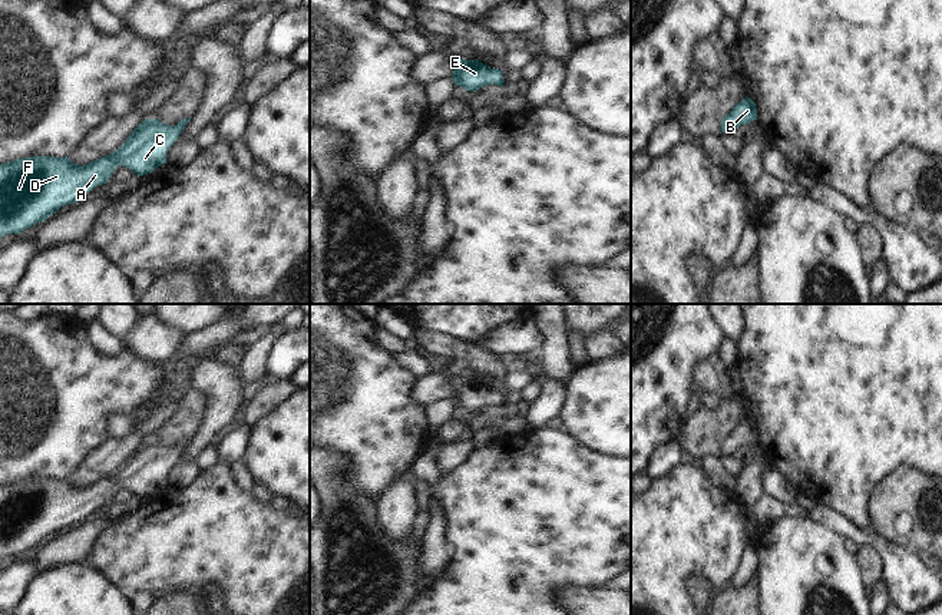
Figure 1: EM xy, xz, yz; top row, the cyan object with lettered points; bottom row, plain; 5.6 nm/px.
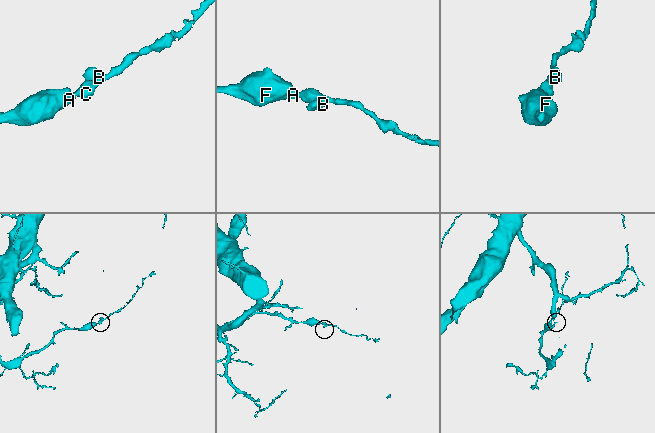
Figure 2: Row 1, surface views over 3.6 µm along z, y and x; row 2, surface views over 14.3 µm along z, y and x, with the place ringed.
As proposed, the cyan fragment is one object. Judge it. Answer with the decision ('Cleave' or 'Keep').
Keep.

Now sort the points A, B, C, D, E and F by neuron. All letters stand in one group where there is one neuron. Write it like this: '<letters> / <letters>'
A B C D E F

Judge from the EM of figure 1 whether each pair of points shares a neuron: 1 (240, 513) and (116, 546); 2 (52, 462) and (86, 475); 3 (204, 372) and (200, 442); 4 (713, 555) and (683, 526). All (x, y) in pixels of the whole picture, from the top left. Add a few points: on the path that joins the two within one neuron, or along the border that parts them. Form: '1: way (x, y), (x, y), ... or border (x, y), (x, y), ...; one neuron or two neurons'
1: way (210, 532), (174, 539), (161, 546), (146, 546); one neuron
2: border (98, 446), (66, 476); two neurons
3: way (212, 389), (212, 420), (210, 425); one neuron
4: way (706, 548), (690, 532); one neuron

